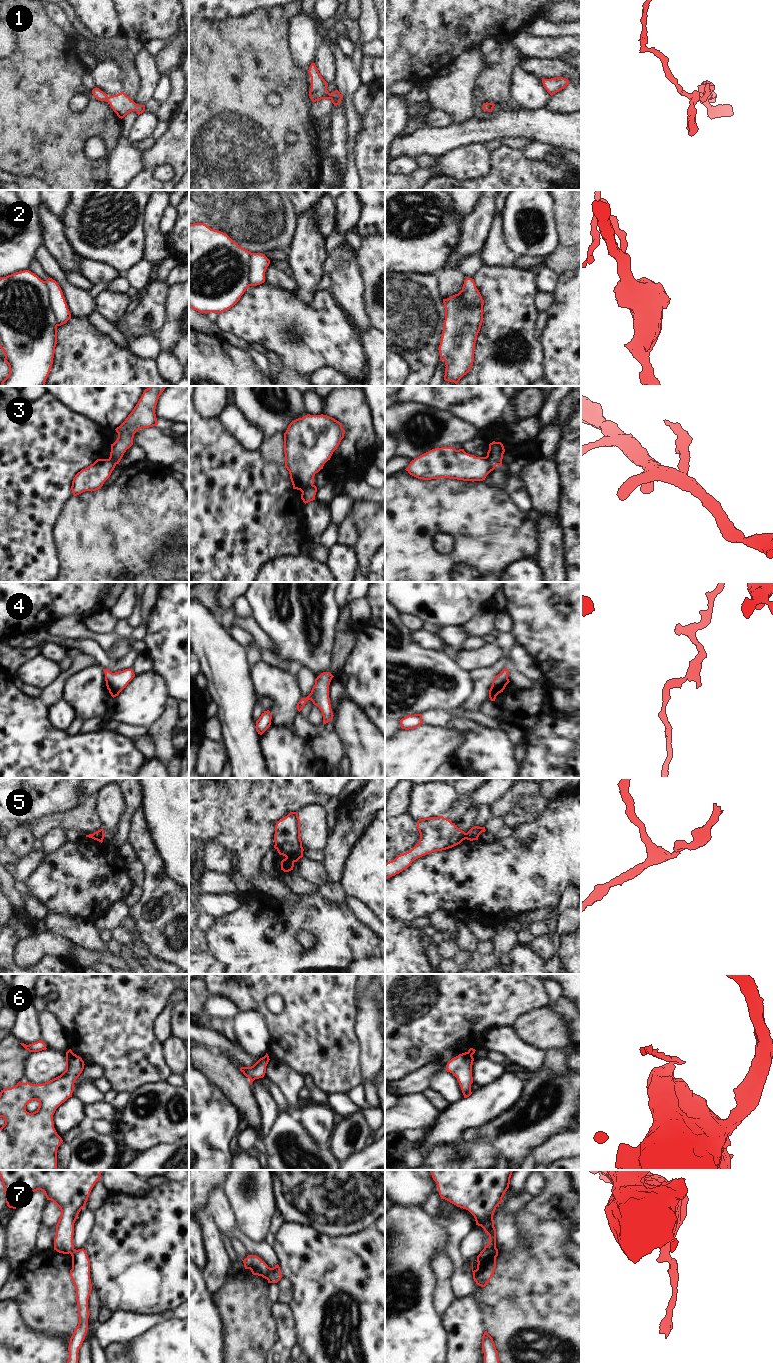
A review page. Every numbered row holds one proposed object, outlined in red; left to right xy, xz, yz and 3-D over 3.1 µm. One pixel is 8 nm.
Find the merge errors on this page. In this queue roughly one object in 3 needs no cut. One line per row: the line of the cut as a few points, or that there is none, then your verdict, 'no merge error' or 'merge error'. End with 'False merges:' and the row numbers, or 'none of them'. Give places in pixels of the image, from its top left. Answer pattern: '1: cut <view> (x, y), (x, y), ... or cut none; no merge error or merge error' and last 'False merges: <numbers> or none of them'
1: cut none; no merge error
2: cut xy (44, 281), (48, 291), (48, 303), (57, 325); merge error
3: cut xz (312, 484), (308, 485), (302, 493); merge error
4: cut none; no merge error
5: cut xz (286, 857), (293, 862); merge error
6: cut xy (72, 1052), (66, 1055); merge error
7: cut yz (495, 1246), (483, 1250); merge error
False merges: 2, 3, 5, 6, 7

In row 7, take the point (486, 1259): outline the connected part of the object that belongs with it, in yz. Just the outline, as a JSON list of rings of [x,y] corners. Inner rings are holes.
[[[492,1248],[489,1250],[482,1250],[480,1254],[477,1256],[477,1269],[473,1269],[473,1262],[472,1262],[472,1272],[473,1272],[473,1279],[477,1285],[481,1287],[485,1287],[487,1283],[492,1278],[495,1268],[496,1268],[496,1257],[498,1256],[498,1249]]]

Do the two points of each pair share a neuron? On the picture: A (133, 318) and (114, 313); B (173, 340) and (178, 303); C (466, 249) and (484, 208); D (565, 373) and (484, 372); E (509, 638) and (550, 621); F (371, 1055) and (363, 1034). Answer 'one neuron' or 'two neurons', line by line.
A: two neurons
B: one neuron
C: one neuron
D: two neurons
E: two neurons
F: one neuron

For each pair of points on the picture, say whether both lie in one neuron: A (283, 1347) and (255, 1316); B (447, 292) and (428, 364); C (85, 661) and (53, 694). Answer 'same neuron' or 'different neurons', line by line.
A: different neurons
B: different neurons
C: same neuron

